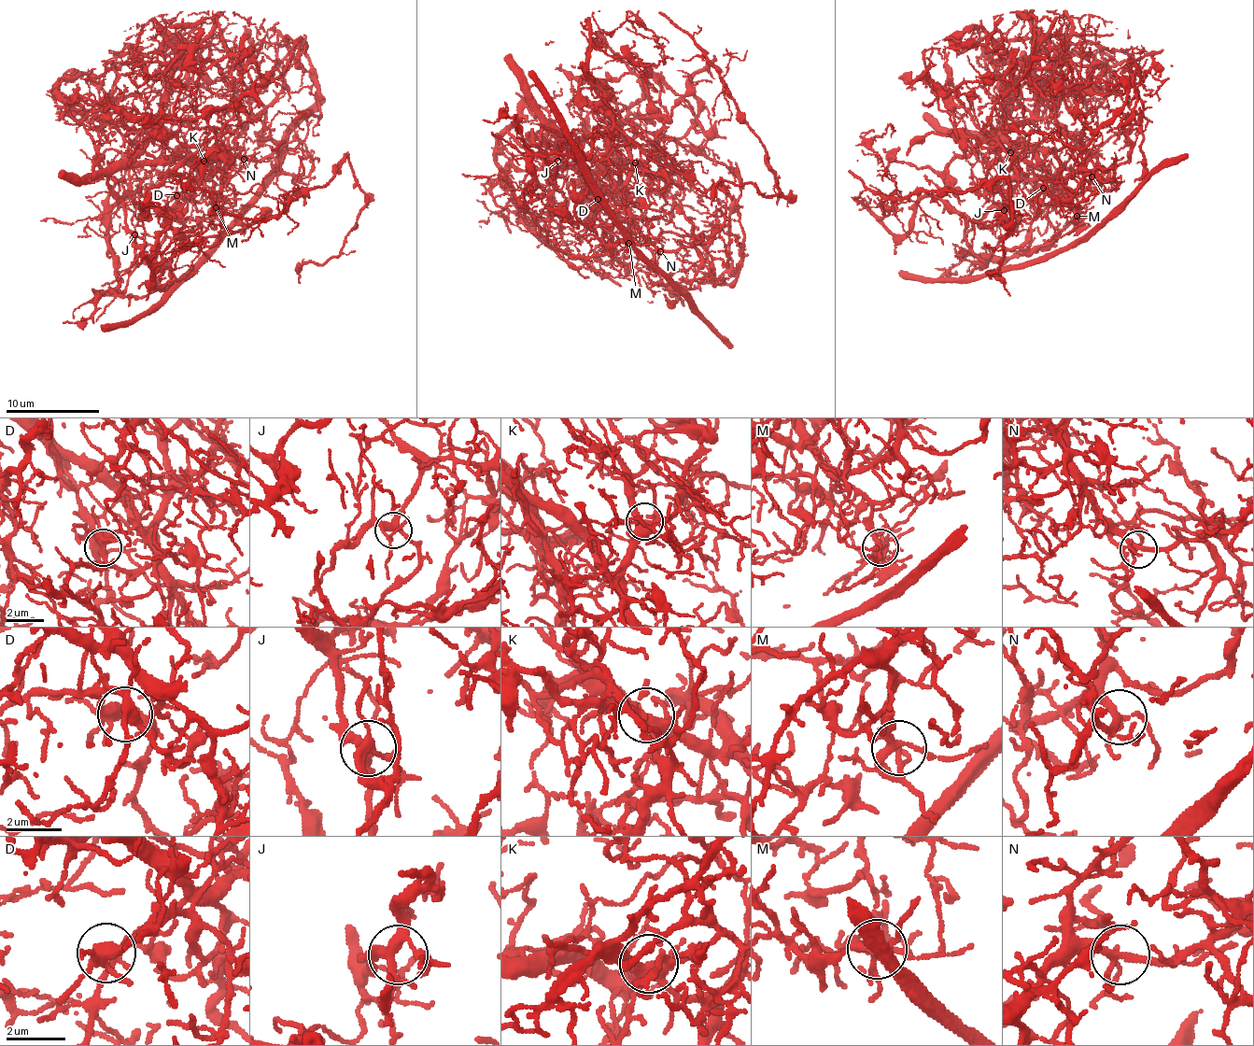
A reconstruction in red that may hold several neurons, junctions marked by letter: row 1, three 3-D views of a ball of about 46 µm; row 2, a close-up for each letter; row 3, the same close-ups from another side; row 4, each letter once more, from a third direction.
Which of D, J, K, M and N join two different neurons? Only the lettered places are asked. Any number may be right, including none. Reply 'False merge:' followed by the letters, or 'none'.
False merge: D

